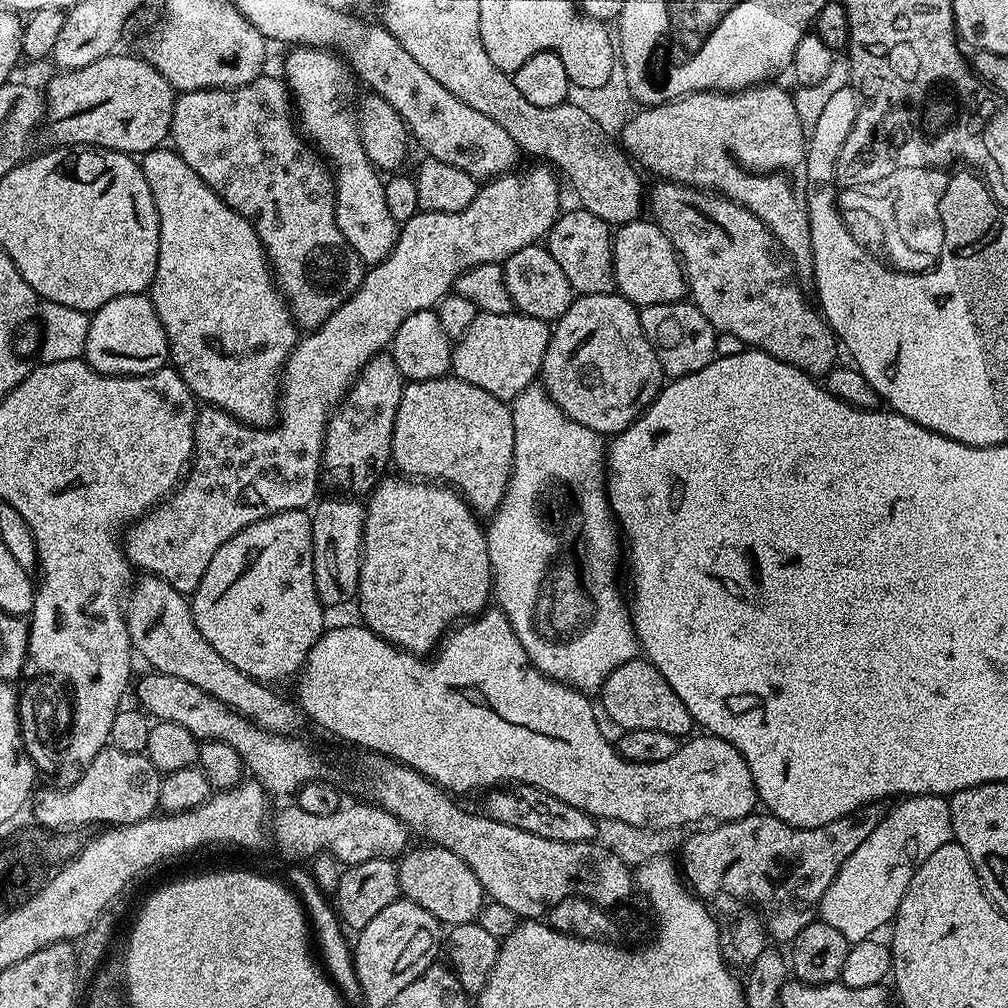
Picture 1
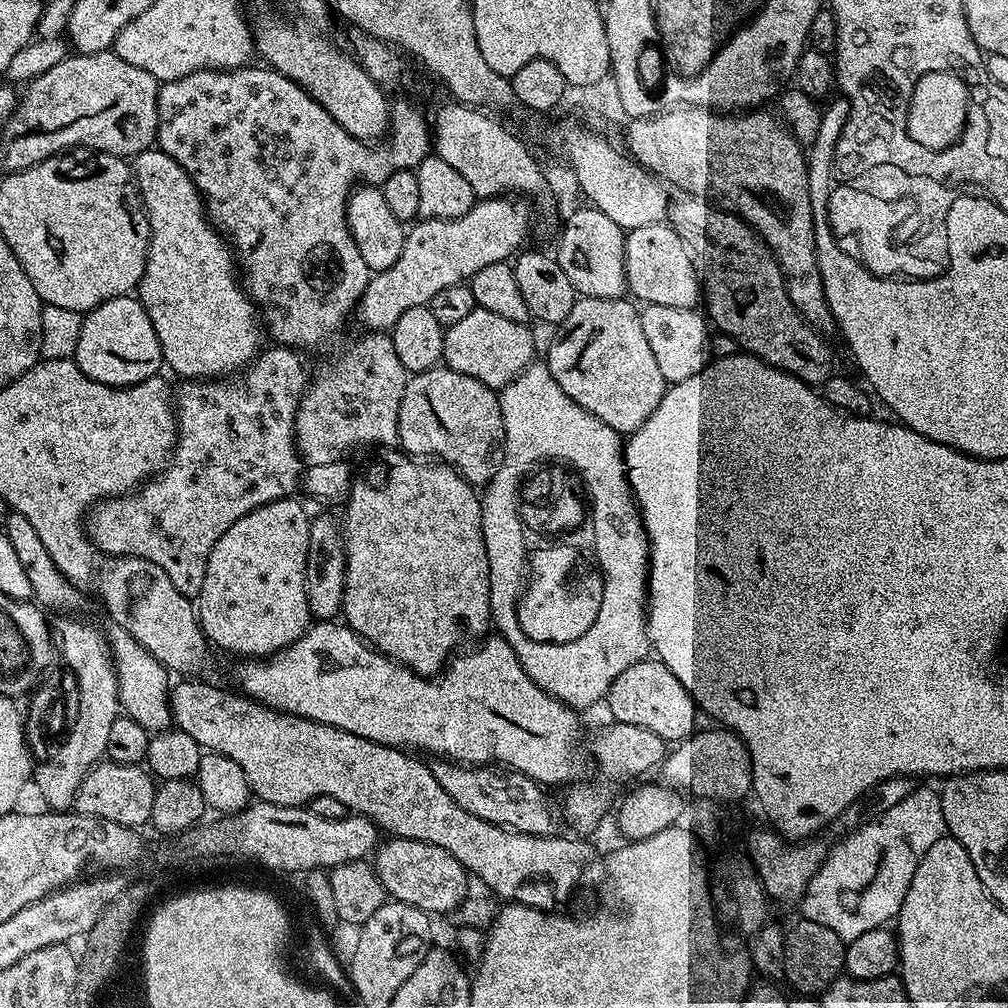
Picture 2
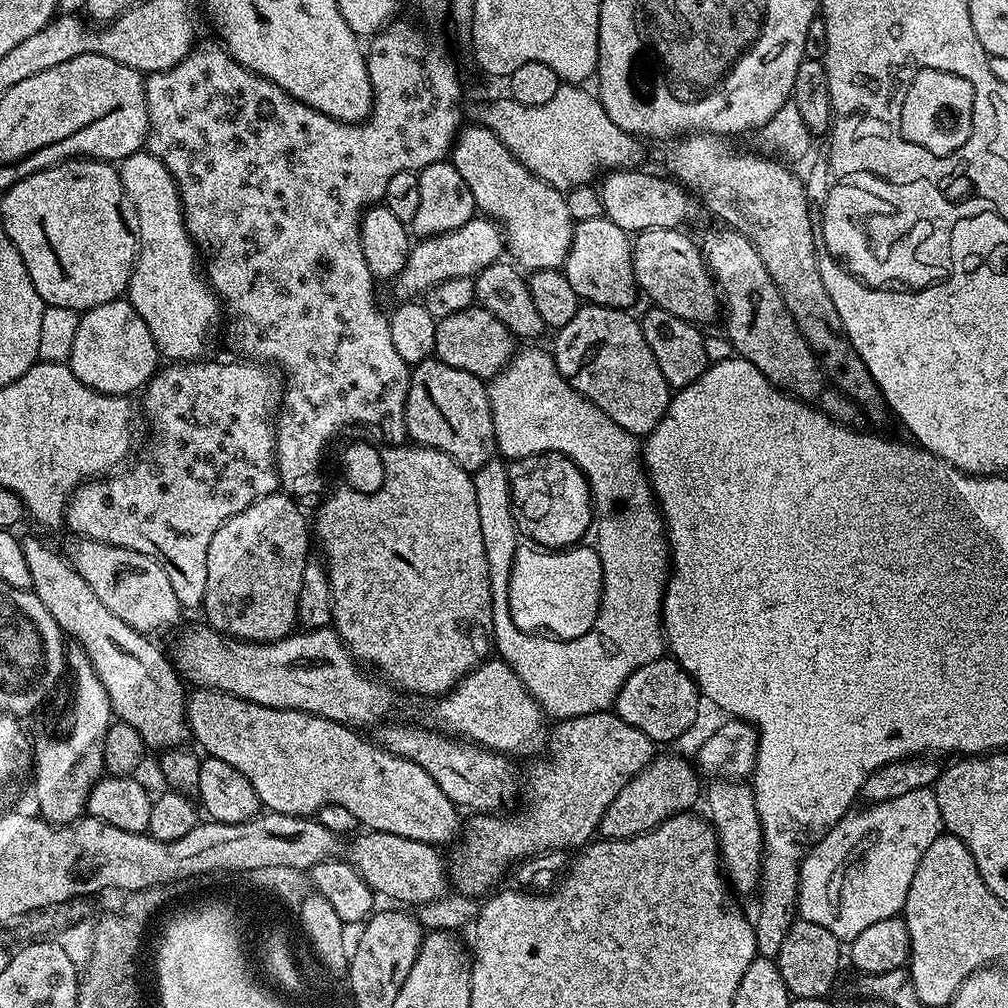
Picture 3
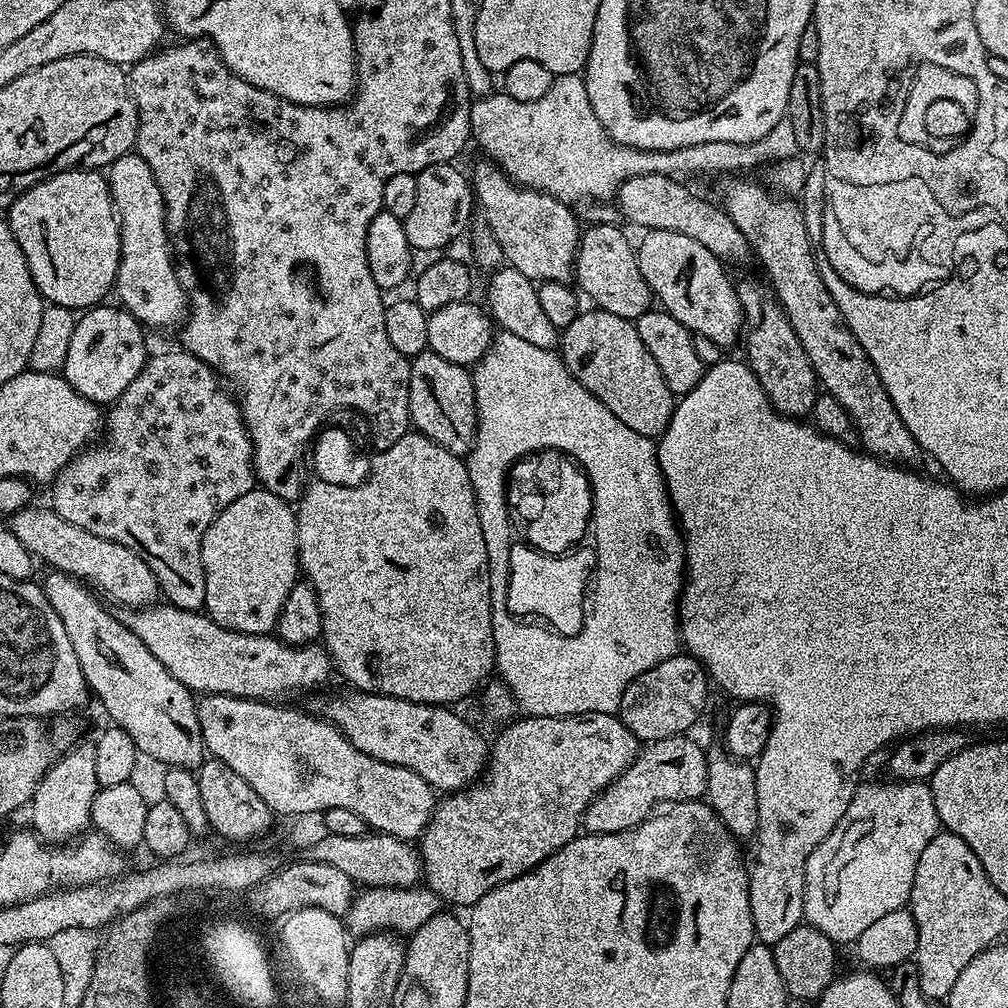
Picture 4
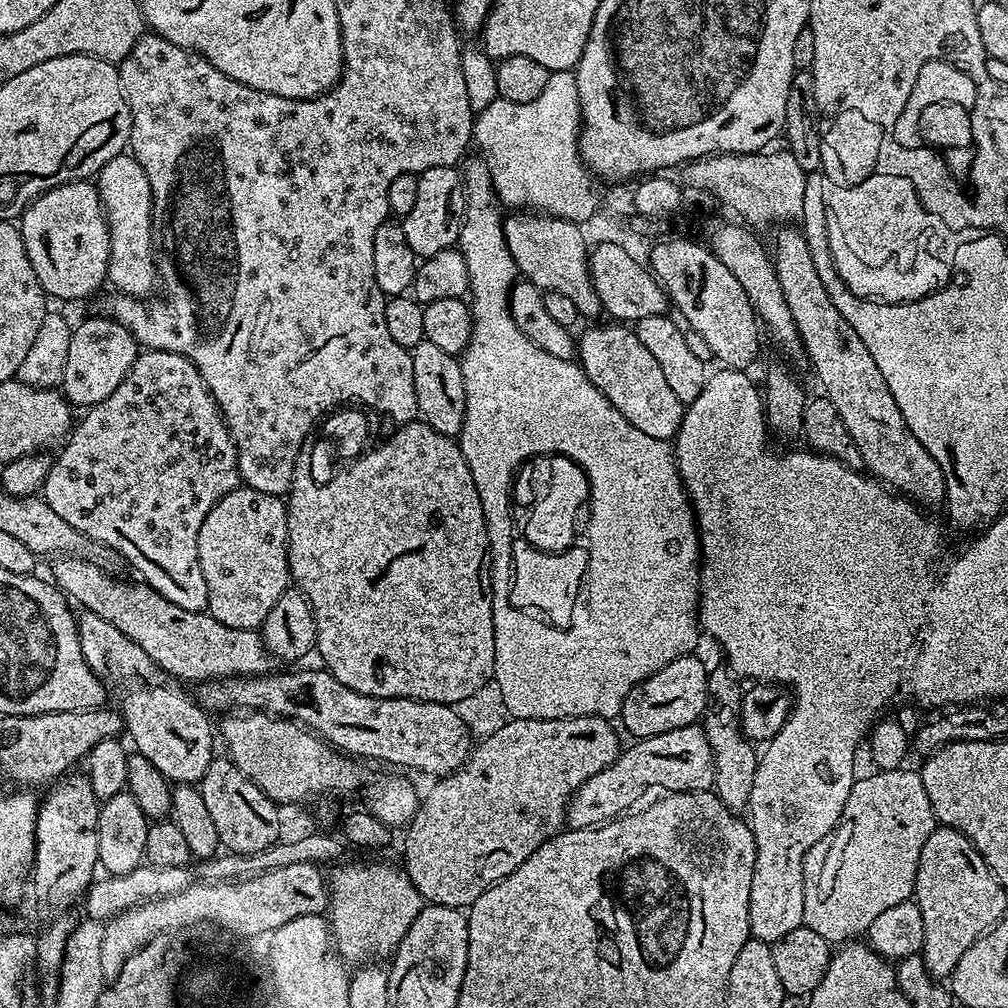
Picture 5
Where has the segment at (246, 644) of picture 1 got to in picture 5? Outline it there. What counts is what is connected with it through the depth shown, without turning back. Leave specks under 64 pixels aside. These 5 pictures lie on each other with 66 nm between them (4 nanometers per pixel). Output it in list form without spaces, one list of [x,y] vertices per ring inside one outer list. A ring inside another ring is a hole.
[[[241,486],[230,490],[206,514],[202,530],[198,530],[198,562],[202,566],[202,578],[206,578],[209,616],[231,628],[259,629],[266,614],[274,610],[274,602],[290,586],[288,574],[288,505],[281,497],[262,494]]]

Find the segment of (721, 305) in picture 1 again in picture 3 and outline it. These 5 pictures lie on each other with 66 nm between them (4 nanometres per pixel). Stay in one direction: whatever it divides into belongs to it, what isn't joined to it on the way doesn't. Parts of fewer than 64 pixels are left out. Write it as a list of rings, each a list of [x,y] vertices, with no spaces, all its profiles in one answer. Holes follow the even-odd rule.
[[[727,226],[716,227],[720,228],[710,229],[702,239],[702,251],[722,301],[722,328],[736,347],[736,356],[758,366],[771,384],[799,400],[819,401],[826,387],[820,359],[810,342],[802,338],[798,322],[790,318],[790,310],[786,310],[786,302],[782,302],[782,294],[774,286],[774,278],[770,278],[770,270],[766,270],[762,258],[758,258],[758,250],[740,232]]]

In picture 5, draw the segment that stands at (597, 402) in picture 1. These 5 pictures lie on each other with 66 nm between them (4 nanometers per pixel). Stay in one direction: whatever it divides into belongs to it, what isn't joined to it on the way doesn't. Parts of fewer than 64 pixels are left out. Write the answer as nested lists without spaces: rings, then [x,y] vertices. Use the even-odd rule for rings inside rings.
[[[620,322],[607,323],[588,328],[578,336],[580,367],[630,426],[638,426],[650,438],[671,441],[680,428],[686,405],[670,391],[657,360],[638,342],[635,331]]]

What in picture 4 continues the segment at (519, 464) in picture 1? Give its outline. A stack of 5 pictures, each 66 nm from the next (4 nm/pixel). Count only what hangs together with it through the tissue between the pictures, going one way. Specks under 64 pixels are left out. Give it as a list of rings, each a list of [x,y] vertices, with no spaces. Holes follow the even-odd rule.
[[[503,330],[495,333],[493,342],[488,348],[487,354],[480,359],[480,363],[471,369],[472,381],[474,382],[474,396],[476,398],[476,439],[472,442],[472,451],[467,453],[466,463],[470,482],[476,492],[476,505],[478,506],[478,518],[482,522],[482,538],[486,538],[486,550],[488,551],[488,577],[490,578],[490,594],[492,595],[492,625],[494,626],[494,646],[496,647],[495,671],[500,672],[499,679],[505,688],[512,693],[512,698],[517,709],[521,708],[524,716],[573,716],[574,714],[586,714],[597,712],[598,714],[619,713],[622,694],[626,694],[626,686],[634,682],[646,670],[658,666],[658,662],[666,662],[666,658],[677,655],[682,648],[680,634],[680,594],[686,579],[686,537],[680,530],[676,518],[676,510],[672,507],[672,500],[668,497],[668,487],[664,481],[664,475],[660,469],[660,463],[656,457],[657,441],[646,434],[638,434],[638,430],[630,430],[622,418],[610,414],[594,394],[564,364],[564,357],[556,350],[542,350],[542,346],[534,346],[522,338]],[[538,446],[562,446],[570,452],[574,452],[588,468],[592,468],[594,478],[594,490],[598,492],[598,504],[596,504],[596,520],[606,526],[606,578],[612,580],[612,616],[608,612],[594,614],[594,620],[588,620],[586,630],[574,638],[574,640],[562,640],[562,638],[546,638],[542,632],[536,630],[524,630],[524,626],[510,622],[504,610],[504,586],[506,586],[506,554],[508,554],[508,528],[506,528],[506,516],[504,516],[504,500],[502,500],[502,478],[508,462],[516,458],[518,454],[538,448]]]

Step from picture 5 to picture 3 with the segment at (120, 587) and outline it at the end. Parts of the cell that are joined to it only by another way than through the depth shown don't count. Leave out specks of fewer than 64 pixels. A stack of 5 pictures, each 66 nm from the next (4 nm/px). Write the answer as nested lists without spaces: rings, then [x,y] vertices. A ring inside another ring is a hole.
[[[207,626],[188,628],[177,638],[176,649],[170,652],[170,659],[177,673],[189,685],[192,683],[192,686],[201,688],[216,688],[219,692],[249,700],[258,706],[309,712],[357,730],[365,730],[364,728],[368,727],[371,729],[391,717],[388,715],[392,712],[393,689],[379,679],[371,680],[364,673],[367,671],[361,667],[356,657],[342,642],[336,629],[331,626],[296,630],[291,636],[272,640],[269,644],[259,644],[253,640],[236,640],[233,636],[225,636],[224,633]]]

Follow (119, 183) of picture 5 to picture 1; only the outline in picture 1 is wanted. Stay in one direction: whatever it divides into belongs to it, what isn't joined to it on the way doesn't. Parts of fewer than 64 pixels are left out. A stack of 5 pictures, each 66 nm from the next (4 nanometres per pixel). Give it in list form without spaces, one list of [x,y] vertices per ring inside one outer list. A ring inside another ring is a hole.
[[[161,146],[143,153],[139,165],[144,171],[146,182],[150,186],[150,194],[154,194],[154,206],[158,210],[160,253],[158,254],[156,273],[152,279],[150,299],[162,326],[166,330],[171,367],[175,368],[178,375],[184,379],[186,386],[190,386],[190,390],[197,401],[214,408],[223,408],[225,412],[231,413],[236,420],[249,424],[251,428],[267,429],[270,424],[268,416],[275,417],[278,412],[276,405],[278,385],[284,370],[284,364],[292,353],[292,349],[298,343],[298,335],[296,336],[298,325],[292,318],[292,311],[288,309],[288,302],[284,299],[283,292],[276,286],[262,242],[258,238],[252,223],[245,216],[236,213],[230,206],[226,206],[224,199],[216,195],[216,191],[209,184],[202,182],[202,178],[198,178],[198,174],[194,174],[194,170],[190,170],[190,166],[186,166],[186,162],[182,162],[182,158],[171,147]]]

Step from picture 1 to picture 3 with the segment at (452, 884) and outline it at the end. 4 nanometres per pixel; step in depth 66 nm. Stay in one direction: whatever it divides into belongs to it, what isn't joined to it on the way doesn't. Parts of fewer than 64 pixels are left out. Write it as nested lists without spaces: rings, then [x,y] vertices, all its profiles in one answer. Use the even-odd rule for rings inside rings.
[[[371,830],[361,831],[353,835],[348,844],[346,859],[349,864],[362,874],[366,886],[370,886],[373,893],[389,896],[392,900],[397,900],[400,906],[419,906],[436,900],[439,896],[445,895],[450,888],[450,877],[446,871],[446,860],[439,856],[437,849],[426,842],[414,842],[414,838],[398,838],[398,834],[386,834],[385,832],[374,832]]]

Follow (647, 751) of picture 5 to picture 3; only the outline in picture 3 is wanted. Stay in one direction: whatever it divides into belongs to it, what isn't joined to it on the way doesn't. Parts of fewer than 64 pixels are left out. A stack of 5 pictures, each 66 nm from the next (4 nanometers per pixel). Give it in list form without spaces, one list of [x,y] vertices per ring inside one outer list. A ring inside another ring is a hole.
[[[663,754],[657,755],[652,759],[652,761],[620,791],[618,798],[614,798],[614,802],[610,802],[610,806],[606,812],[602,814],[602,820],[598,829],[599,835],[605,840],[629,840],[632,836],[641,836],[642,833],[656,828],[663,820],[669,820],[671,816],[679,816],[687,813],[689,810],[695,809],[692,807],[695,806],[696,799],[698,799],[699,796],[701,799],[702,784],[700,788],[701,777],[698,775],[693,761],[691,759],[688,760],[683,760],[680,756],[663,756]]]

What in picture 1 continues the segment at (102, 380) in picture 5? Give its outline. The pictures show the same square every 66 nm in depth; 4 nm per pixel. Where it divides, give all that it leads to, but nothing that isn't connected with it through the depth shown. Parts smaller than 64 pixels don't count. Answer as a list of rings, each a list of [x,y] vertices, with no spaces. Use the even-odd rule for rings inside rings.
[[[126,294],[91,313],[83,359],[103,376],[141,376],[169,363],[166,330],[144,294]]]

